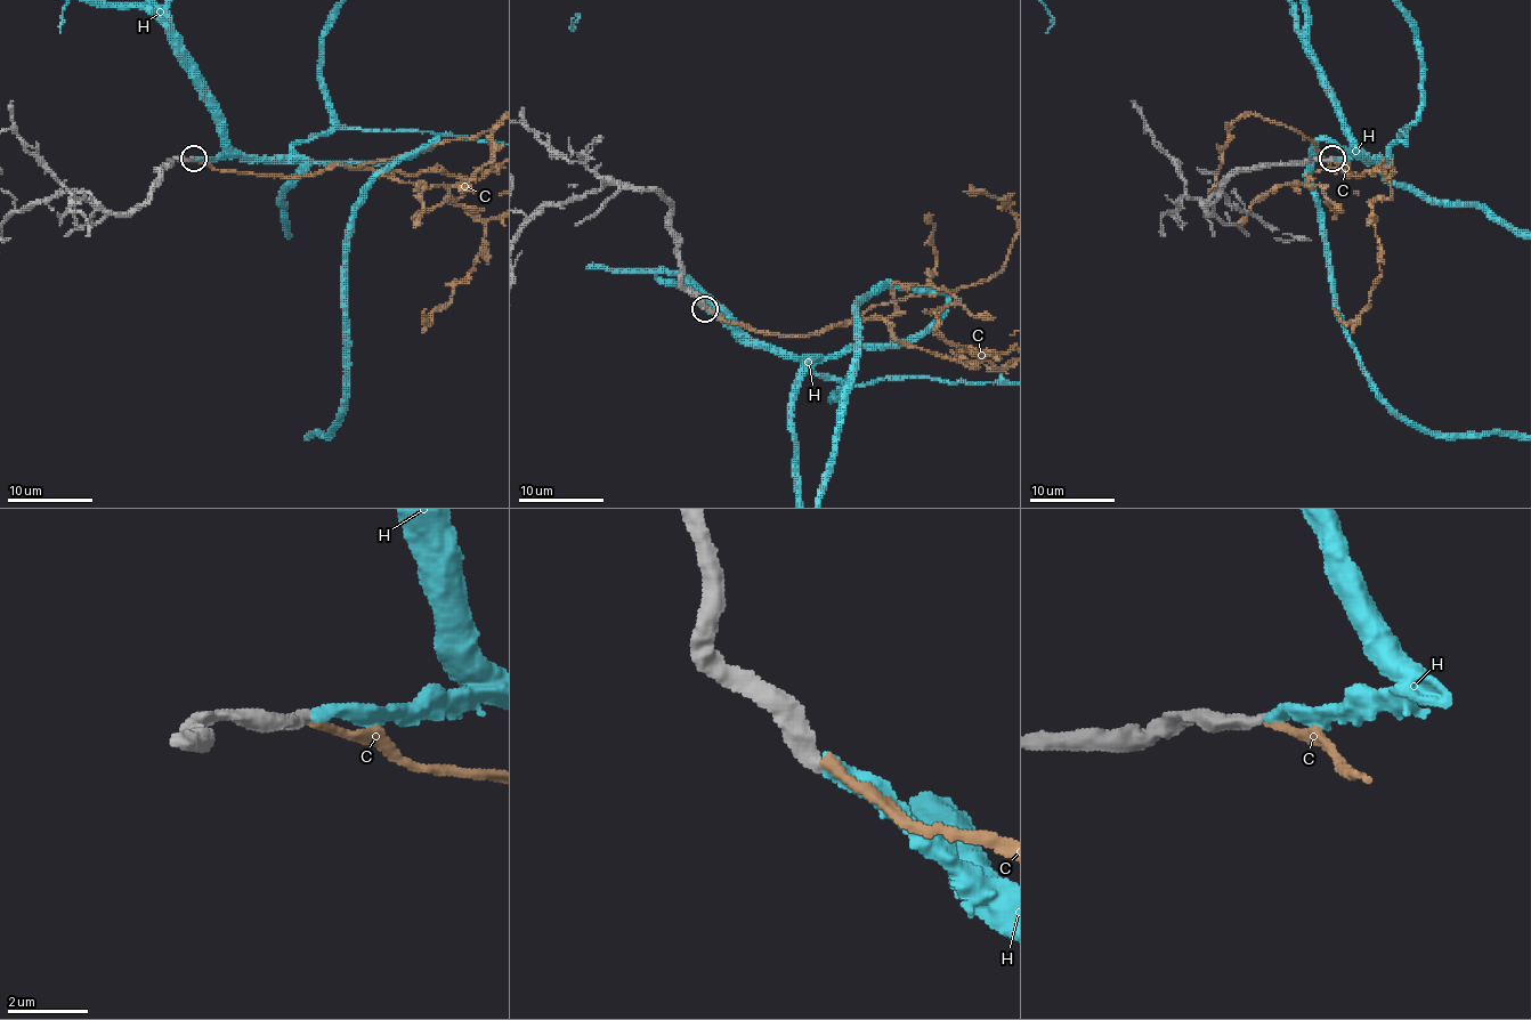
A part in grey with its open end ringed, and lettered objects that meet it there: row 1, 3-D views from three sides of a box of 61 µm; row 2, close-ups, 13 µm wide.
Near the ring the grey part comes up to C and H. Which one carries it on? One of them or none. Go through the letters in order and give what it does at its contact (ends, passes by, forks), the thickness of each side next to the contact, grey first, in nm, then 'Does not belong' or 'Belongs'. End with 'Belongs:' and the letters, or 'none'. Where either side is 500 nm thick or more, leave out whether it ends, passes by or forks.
C: It ends there. Thickness 400 nm (grey) against 220 nm. Does not belong
H: It ends there. Thickness 400 nm (grey) against 400 nm. Belongs
Belongs: H

